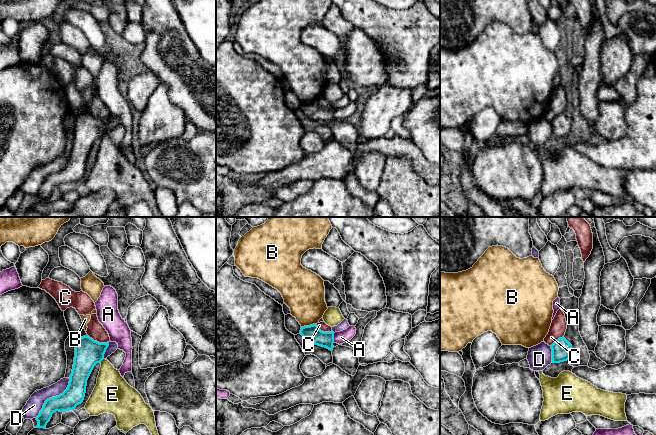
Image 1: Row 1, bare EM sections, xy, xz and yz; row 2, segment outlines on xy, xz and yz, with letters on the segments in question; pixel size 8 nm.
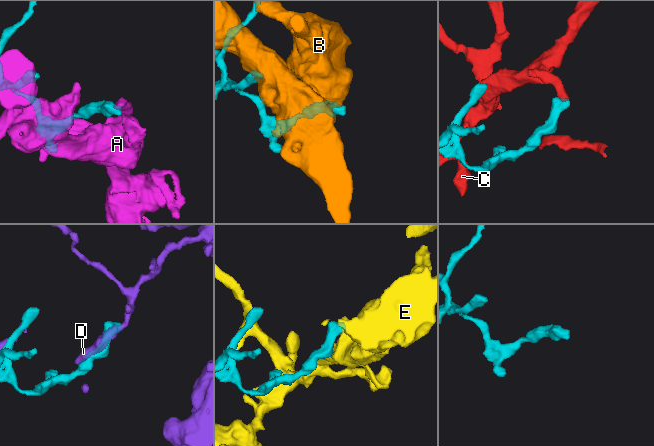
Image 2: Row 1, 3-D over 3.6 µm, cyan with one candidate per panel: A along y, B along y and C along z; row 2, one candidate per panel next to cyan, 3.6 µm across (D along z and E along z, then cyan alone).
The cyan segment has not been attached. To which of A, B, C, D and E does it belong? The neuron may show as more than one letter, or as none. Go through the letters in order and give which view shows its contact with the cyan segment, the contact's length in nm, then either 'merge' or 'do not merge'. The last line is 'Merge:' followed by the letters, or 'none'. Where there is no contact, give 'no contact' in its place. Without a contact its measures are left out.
A: meets cyan in xz; contact 80 nm long; do not merge
B: meets cyan in xz; contact 130 nm long; do not merge
C: meets cyan in xy; contact 190 nm long; do not merge
D: meets cyan in xy; contact 420 nm long; do not merge
E: meets cyan in xy; contact 50 nm long; do not merge
Merge: none

